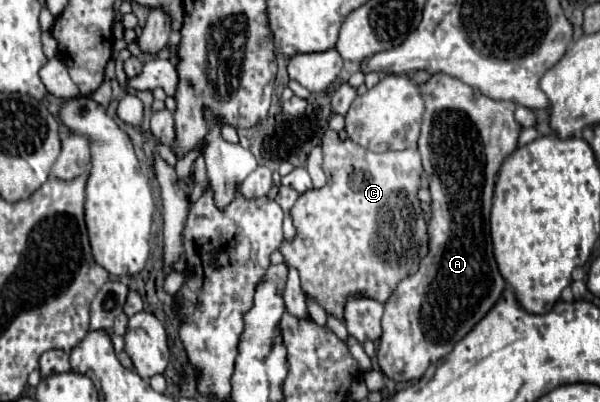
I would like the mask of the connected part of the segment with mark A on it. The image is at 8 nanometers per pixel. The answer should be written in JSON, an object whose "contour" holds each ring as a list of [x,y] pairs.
{"contour":[[[433,73],[419,85],[419,91],[425,97],[425,111],[417,147],[431,191],[431,217],[427,219],[429,253],[421,259],[417,273],[401,279],[385,303],[377,361],[381,371],[393,381],[419,379],[431,363],[445,357],[451,347],[461,341],[501,299],[507,283],[493,257],[489,215],[499,167],[503,159],[517,149],[521,133],[521,125],[515,121],[513,101],[493,101],[479,89],[465,85],[455,77]]]}

